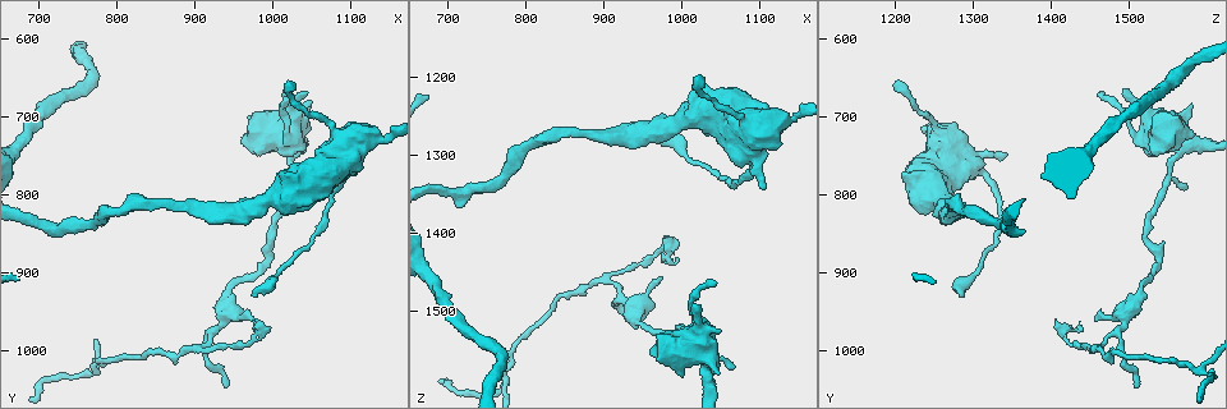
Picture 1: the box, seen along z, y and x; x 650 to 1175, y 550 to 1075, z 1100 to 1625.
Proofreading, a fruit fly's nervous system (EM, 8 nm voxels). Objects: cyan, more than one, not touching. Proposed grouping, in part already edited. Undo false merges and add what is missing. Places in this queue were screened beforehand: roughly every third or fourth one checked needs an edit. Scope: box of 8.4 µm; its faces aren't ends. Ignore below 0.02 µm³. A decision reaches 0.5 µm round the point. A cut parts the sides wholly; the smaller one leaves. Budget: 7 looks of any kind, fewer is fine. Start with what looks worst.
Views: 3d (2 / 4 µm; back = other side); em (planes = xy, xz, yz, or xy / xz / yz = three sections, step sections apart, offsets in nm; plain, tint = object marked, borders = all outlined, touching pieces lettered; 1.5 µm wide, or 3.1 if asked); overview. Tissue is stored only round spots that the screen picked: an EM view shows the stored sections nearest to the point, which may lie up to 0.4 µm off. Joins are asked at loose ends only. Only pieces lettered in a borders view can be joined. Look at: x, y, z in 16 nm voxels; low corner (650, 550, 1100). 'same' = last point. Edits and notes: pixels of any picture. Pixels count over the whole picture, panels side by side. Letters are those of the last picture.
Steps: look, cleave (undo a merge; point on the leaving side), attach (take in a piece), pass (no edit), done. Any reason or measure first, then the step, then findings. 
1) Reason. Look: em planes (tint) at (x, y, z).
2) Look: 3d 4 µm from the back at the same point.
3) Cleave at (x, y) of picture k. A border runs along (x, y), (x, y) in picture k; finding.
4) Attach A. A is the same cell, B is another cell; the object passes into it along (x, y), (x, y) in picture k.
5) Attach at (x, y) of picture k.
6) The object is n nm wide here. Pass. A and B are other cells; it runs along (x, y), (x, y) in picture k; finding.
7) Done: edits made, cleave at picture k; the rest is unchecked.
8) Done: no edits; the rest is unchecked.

An open end. Look: em xy step 4 (tint) at (975, 960, 1460).

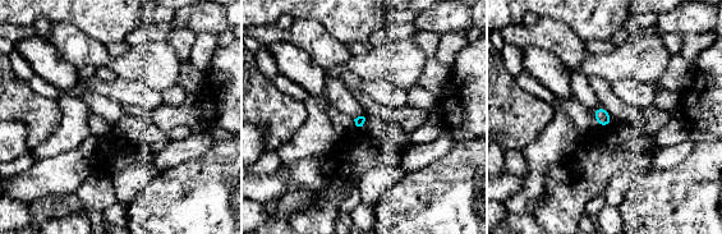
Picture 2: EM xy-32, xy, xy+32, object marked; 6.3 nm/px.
Look: em planes (borders) at the same point.

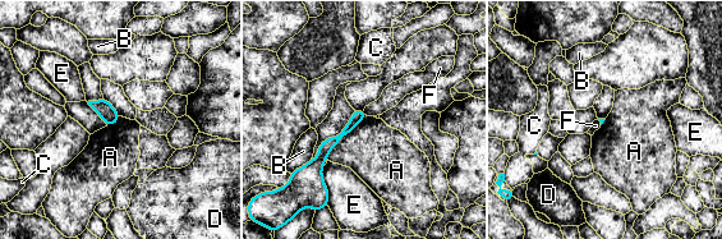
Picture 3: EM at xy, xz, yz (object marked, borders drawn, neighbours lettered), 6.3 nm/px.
The longest contact is with A, 380 nm. Pass. A, B, C, D, E and F are other cells; no lettered piece goes on from it.

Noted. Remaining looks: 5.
Look: 3d 2 µm at (1045, 670, 1465).

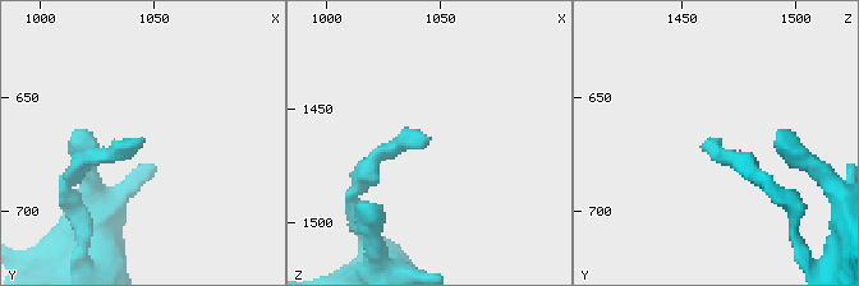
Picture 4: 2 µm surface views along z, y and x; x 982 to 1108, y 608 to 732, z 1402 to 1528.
Look: em xy step 8 (borders) at (1045, 670, 1461).

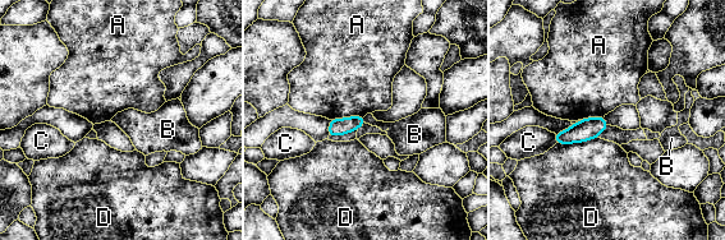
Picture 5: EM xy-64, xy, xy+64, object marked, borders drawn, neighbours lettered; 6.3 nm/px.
Another direction. Look: em planes (borders) at the same point.

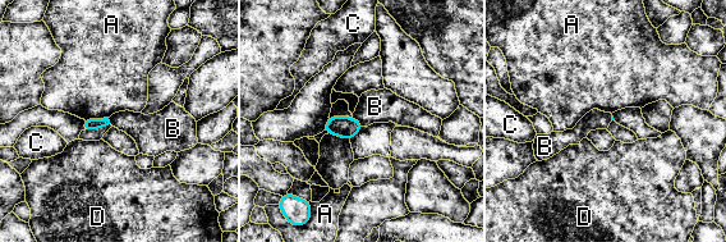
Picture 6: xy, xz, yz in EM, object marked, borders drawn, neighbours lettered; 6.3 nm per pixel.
Pass. A, B, C and D are other cells; no lettered piece goes on from it.

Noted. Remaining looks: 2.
Done: no edits; the rest is unchecked.

